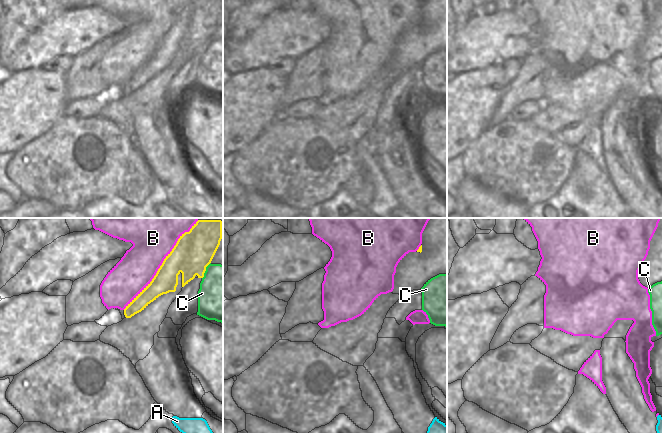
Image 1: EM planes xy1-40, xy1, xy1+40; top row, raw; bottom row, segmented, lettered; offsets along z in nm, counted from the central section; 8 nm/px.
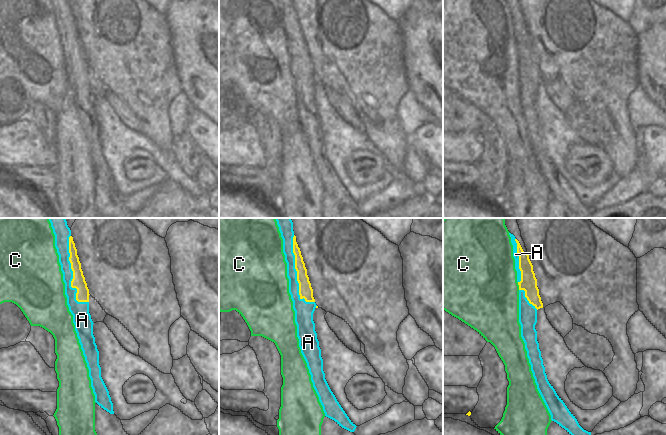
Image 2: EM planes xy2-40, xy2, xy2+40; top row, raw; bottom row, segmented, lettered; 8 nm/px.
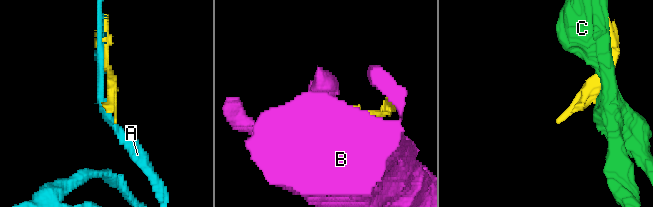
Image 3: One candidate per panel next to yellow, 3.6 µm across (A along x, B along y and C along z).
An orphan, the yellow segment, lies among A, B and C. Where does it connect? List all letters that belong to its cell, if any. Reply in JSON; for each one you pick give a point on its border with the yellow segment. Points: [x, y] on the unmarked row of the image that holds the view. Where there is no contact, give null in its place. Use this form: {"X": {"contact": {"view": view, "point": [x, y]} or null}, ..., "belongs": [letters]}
{"belongs": []}

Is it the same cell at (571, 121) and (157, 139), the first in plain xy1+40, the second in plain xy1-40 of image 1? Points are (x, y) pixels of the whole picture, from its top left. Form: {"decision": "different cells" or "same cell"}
{"decision": "different cells"}

